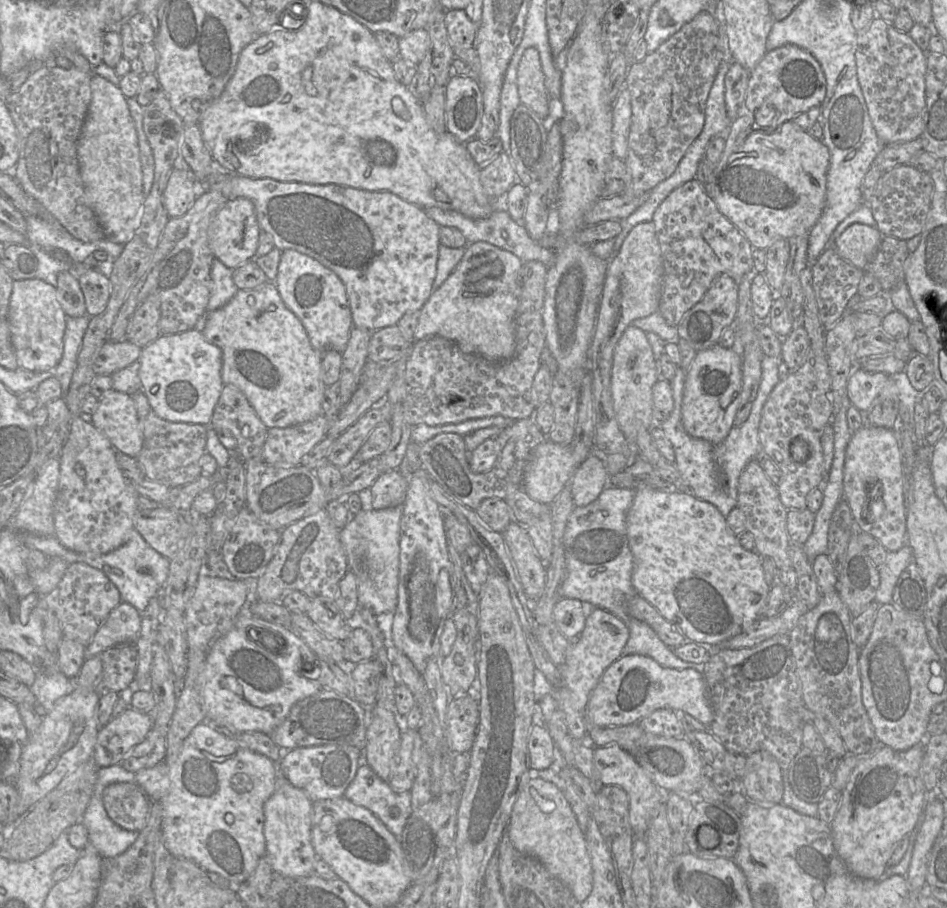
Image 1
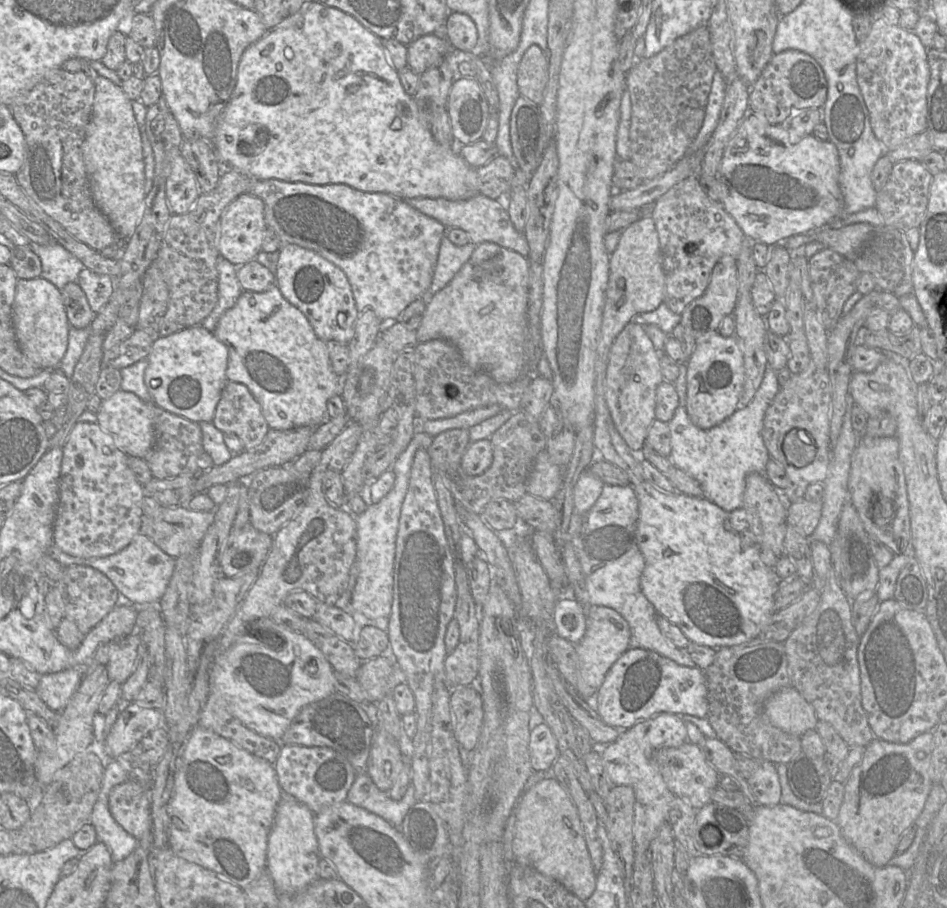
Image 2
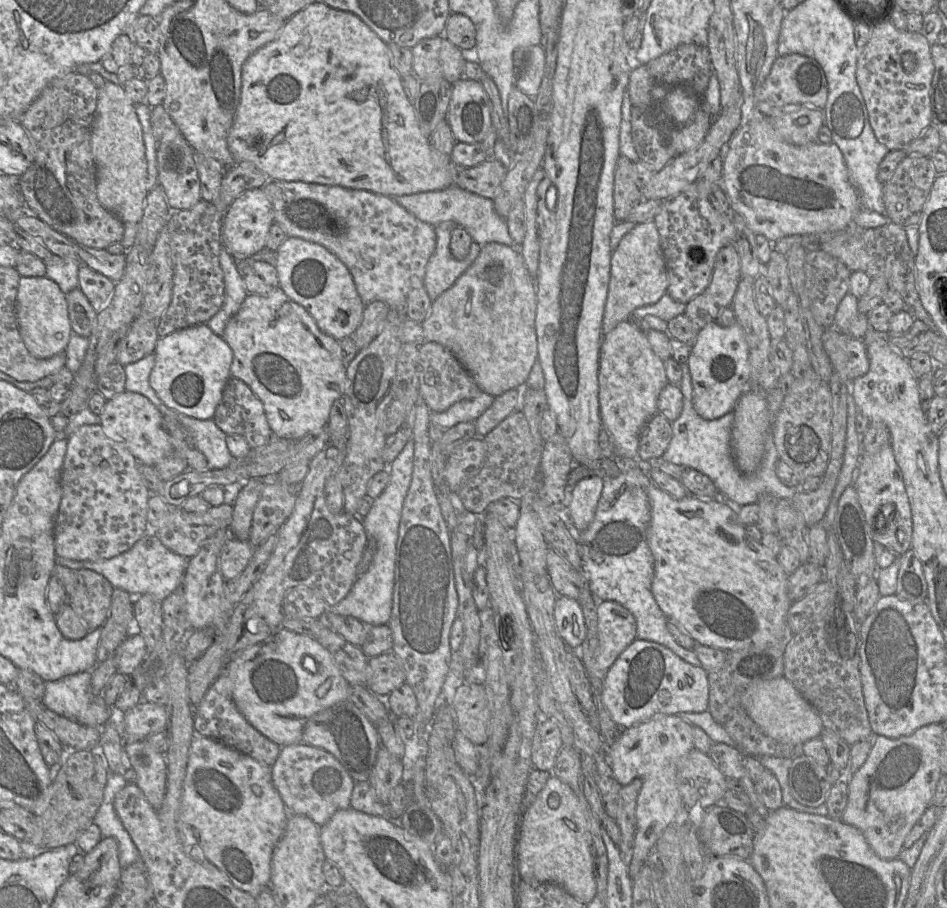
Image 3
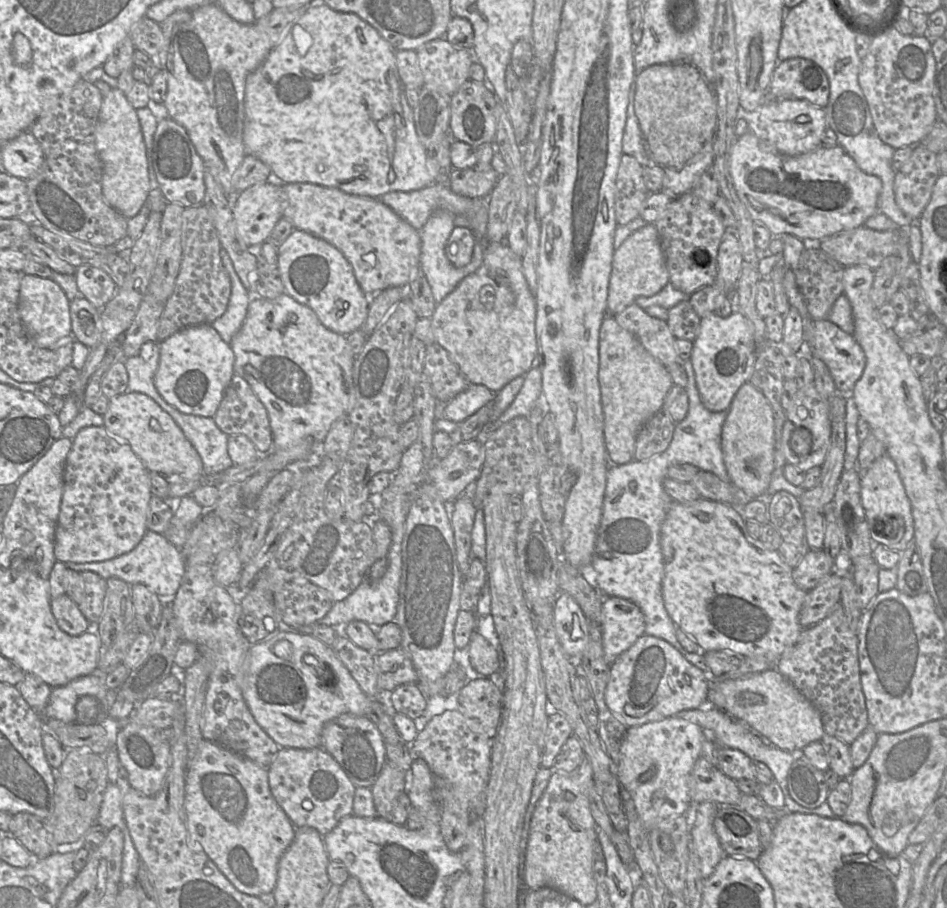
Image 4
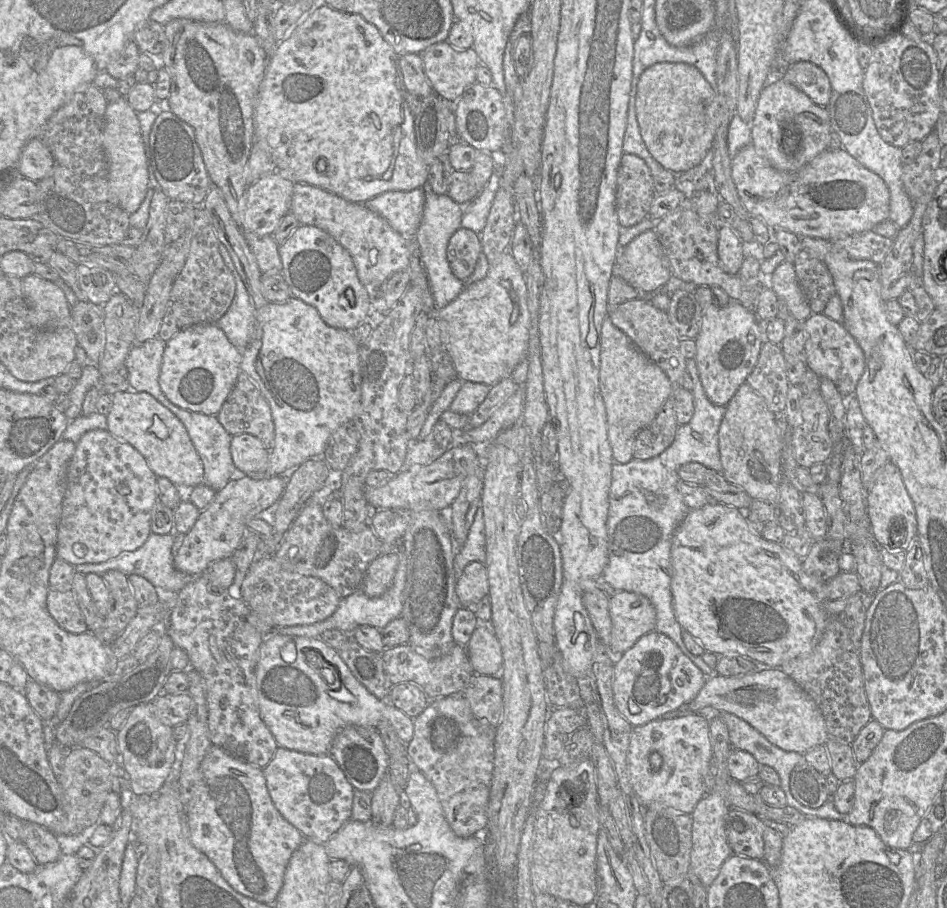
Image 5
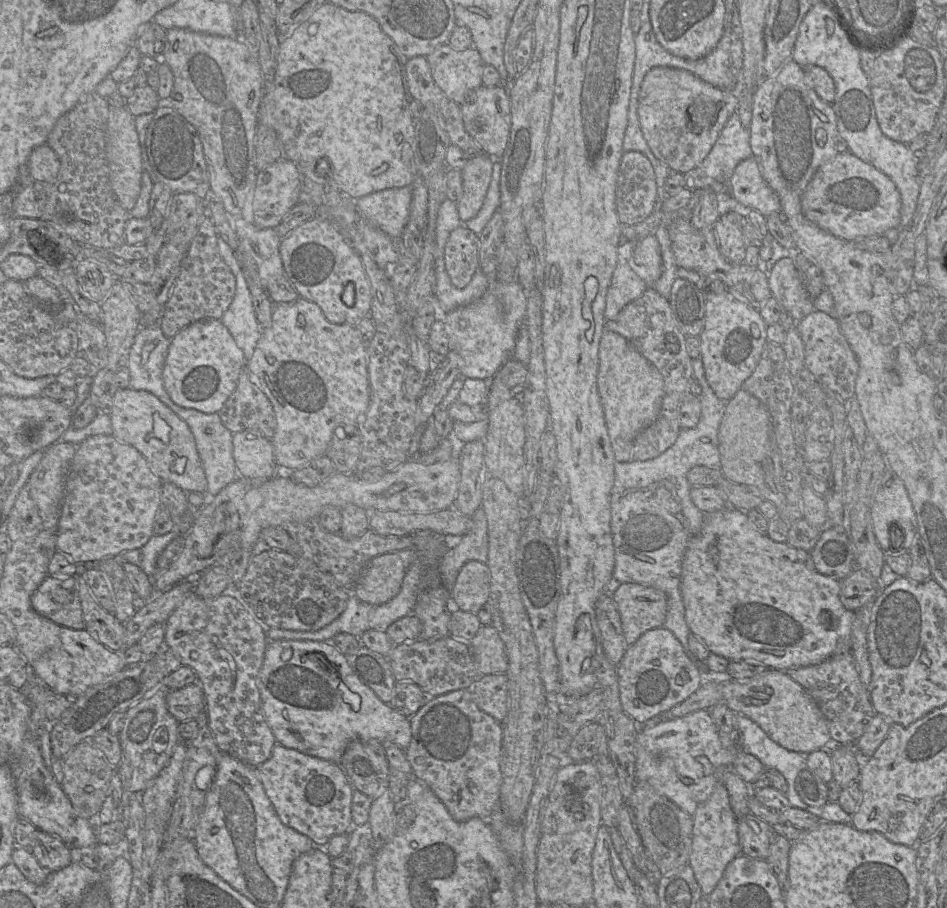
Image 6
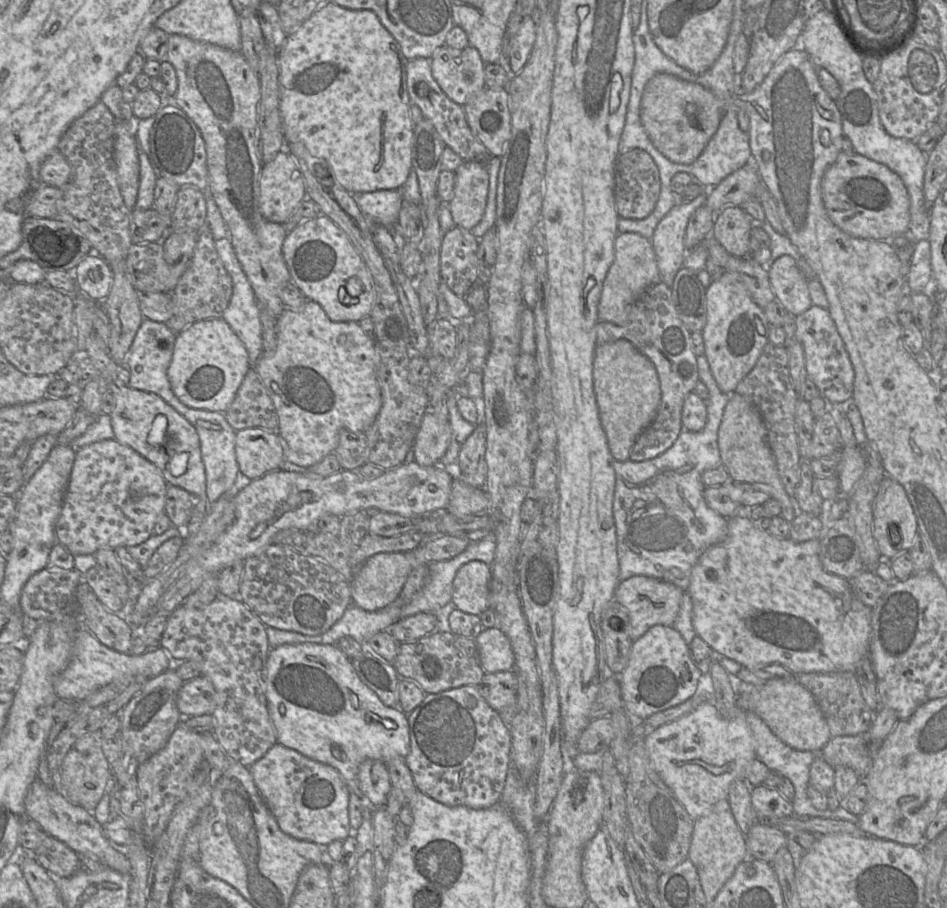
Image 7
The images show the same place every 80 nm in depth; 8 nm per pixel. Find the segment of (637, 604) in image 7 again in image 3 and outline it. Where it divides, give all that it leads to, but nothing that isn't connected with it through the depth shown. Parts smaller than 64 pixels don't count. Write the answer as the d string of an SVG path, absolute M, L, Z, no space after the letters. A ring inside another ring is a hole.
M610 600L599 601L597 603L597 617L598 647L592 658L583 664L589 679L604 679L618 656L636 639L636 620L630 611L618 602Z

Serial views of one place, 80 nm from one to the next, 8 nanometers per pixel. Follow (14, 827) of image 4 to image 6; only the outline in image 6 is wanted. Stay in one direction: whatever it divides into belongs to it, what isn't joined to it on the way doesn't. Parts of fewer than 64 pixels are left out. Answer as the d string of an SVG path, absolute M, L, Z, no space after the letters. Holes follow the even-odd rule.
M36 830L36 837L29 849L39 864L47 871L56 871L72 862L71 848L59 838L41 830Z

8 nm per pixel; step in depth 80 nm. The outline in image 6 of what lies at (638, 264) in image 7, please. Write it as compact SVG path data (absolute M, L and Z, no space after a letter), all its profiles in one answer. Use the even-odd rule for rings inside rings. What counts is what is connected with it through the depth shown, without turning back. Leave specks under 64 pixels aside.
M624 239L618 246L617 264L606 294L606 320L614 319L628 303L640 297L648 288L632 268L636 242Z

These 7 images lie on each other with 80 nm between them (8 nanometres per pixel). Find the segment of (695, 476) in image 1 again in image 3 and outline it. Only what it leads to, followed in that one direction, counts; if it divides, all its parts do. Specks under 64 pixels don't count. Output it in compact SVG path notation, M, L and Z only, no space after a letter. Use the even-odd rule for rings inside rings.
M688 363L682 364L681 369L682 379L678 386L683 396L683 409L680 416L672 422L672 439L661 458L708 476L718 489L719 497L724 499L724 503L737 510L737 507L756 503L762 494L768 494L777 499L791 500L800 491L800 487L788 487L778 479L775 473L775 464L779 460L779 456L771 433L772 420L775 419L784 398L781 389L777 386L765 394L770 411L770 427L766 437L763 459L755 473L744 475L736 466L731 447L734 412L728 412L715 420L701 418L693 407L693 389Z

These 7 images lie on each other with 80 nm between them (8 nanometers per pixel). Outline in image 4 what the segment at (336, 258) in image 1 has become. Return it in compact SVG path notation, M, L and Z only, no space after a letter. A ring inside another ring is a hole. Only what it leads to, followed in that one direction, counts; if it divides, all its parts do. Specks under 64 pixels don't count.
M288 183L281 184L284 199L283 216L291 221L294 228L306 231L316 237L319 237L328 243L335 246L342 252L347 261L351 264L356 280L360 285L362 291L371 297L378 292L390 287L406 287L411 280L414 270L420 266L420 254L421 254L421 238L418 230L413 228L409 223L398 216L391 208L382 203L378 198L370 198L358 195L348 194L337 188L325 187L313 183Z

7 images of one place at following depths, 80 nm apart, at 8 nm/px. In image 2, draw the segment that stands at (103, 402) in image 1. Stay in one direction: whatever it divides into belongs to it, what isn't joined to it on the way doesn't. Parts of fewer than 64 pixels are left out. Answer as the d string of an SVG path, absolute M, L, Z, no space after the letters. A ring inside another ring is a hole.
M118 390L107 399L102 399L102 403L97 415L97 423L110 434L116 446L125 454L133 457L145 459L151 451L155 436L153 423L151 421L151 410L148 404L140 399L135 393Z

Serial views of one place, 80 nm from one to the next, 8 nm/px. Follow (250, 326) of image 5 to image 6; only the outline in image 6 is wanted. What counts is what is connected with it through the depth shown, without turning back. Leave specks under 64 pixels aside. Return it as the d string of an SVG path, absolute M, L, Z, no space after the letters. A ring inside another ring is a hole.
M219 236L217 246L223 261L236 279L235 295L220 321L228 329L248 361L254 354L262 328L257 320L252 296L235 251Z

